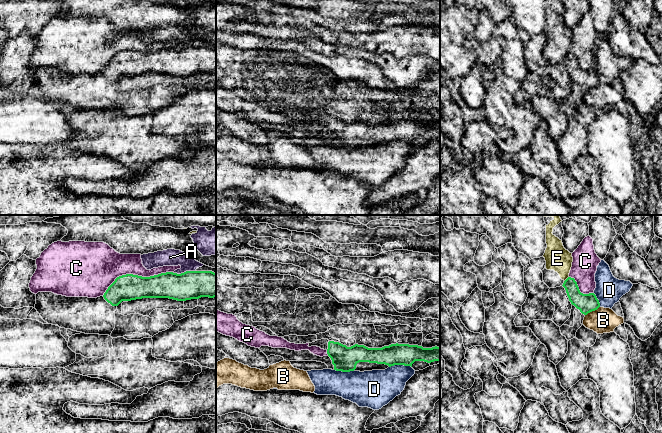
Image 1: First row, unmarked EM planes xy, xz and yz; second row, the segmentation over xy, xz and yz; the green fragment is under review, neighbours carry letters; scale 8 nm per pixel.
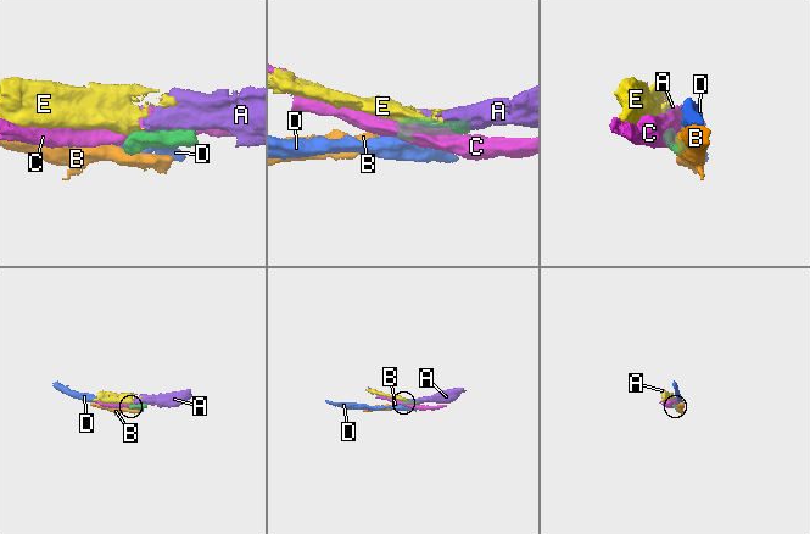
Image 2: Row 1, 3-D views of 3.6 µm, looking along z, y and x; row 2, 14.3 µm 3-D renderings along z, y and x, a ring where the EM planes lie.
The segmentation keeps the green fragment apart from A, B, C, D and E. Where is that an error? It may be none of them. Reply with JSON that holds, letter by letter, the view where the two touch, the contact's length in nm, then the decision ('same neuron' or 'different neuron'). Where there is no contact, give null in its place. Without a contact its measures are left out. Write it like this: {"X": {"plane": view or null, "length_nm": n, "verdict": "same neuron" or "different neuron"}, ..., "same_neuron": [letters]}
{"A": {"plane": "xy", "length_nm": 190, "verdict": "different neuron"}, "B": {"plane": "yz", "length_nm": 140, "verdict": "different neuron"}, "C": {"plane": "xy", "length_nm": 600, "verdict": "different neuron"}, "D": {"plane": "xz", "length_nm": 180, "verdict": "different neuron"}, "E": {"plane": "yz", "length_nm": 60, "verdict": "different neuron"}, "same_neuron": []}

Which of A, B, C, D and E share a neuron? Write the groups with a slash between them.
A E / B / C / D

